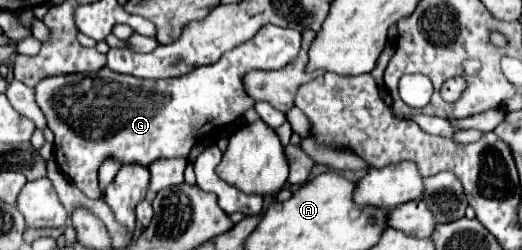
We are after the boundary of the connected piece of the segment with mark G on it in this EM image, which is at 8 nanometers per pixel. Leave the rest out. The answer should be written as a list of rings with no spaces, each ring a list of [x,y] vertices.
[[[264,25],[246,45],[238,45],[238,49],[224,53],[214,65],[196,69],[186,77],[138,81],[108,67],[94,73],[54,75],[34,87],[36,103],[56,135],[54,147],[62,155],[60,169],[88,199],[100,199],[98,167],[106,157],[118,157],[122,163],[140,163],[144,167],[162,157],[188,157],[202,133],[206,137],[218,129],[218,123],[220,129],[234,123],[254,105],[246,93],[244,75],[256,69],[274,71],[286,67],[298,55],[300,45],[300,31]]]

